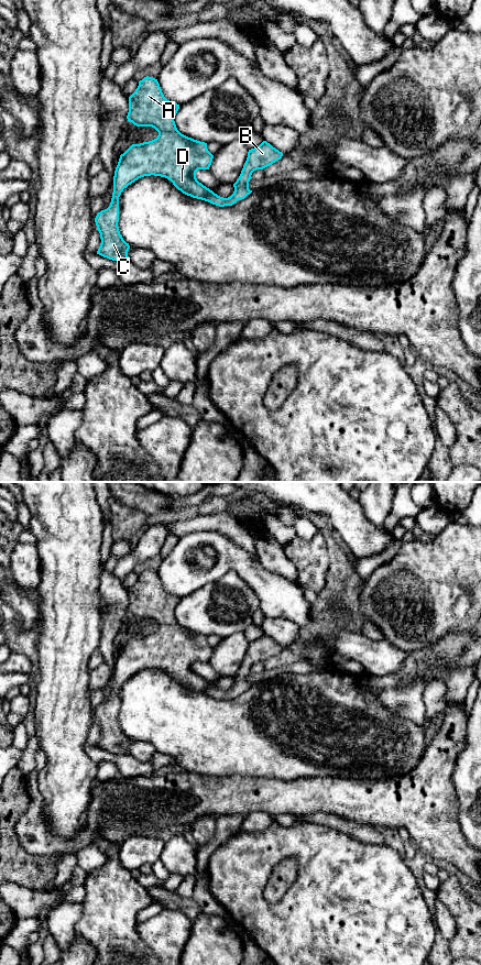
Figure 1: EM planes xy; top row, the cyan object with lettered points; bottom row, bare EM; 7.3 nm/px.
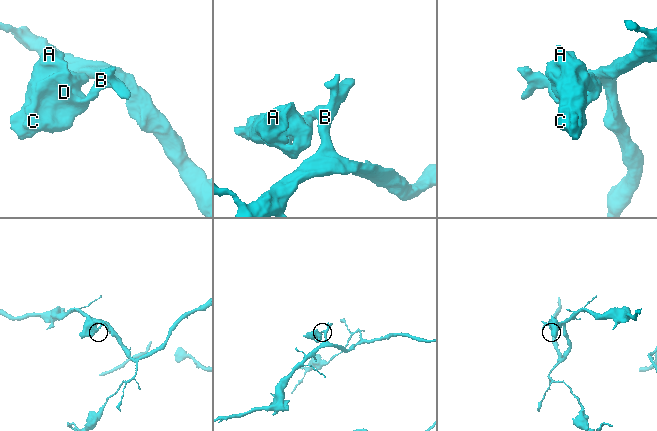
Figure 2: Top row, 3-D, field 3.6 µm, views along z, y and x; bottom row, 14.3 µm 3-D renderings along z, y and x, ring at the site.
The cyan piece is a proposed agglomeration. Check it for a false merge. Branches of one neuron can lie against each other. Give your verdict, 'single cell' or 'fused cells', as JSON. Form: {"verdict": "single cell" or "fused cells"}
{"verdict": "single cell"}

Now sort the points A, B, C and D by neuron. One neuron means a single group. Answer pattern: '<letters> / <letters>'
A B C D

